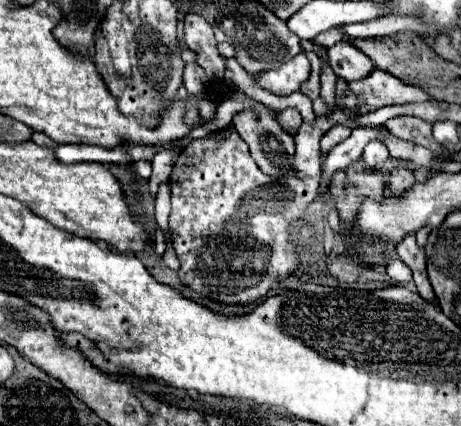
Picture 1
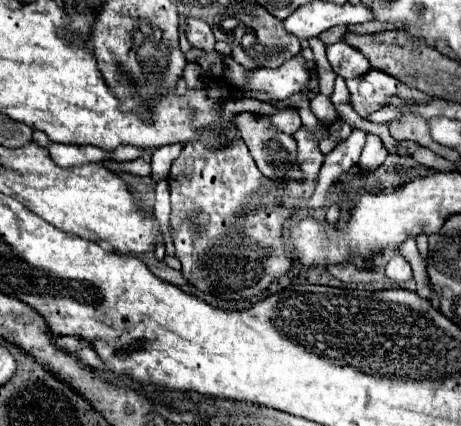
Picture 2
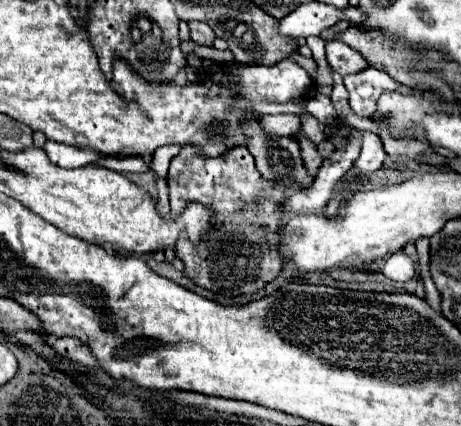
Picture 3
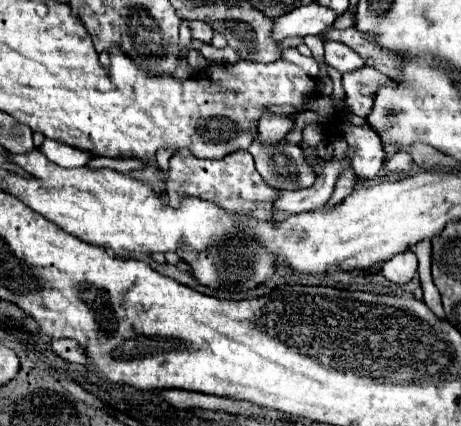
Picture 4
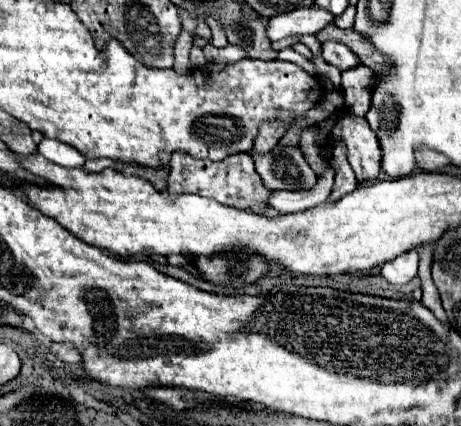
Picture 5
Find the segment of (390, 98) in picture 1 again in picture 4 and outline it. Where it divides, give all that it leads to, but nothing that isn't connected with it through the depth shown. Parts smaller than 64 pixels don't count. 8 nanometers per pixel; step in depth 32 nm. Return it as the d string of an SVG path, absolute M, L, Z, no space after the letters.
M364 66L356 72L344 74L342 84L346 88L346 104L348 104L350 112L364 118L372 112L374 98L380 92L380 88L392 86L394 82L386 74L382 74L370 66Z

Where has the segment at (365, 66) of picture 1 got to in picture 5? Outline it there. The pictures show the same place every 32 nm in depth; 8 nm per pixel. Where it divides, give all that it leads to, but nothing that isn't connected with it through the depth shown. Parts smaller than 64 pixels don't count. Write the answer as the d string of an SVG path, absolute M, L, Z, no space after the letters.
M324 42L322 44L322 58L328 64L336 66L340 72L356 68L356 66L362 64L360 58L352 50L348 50L344 44L340 44L340 42Z

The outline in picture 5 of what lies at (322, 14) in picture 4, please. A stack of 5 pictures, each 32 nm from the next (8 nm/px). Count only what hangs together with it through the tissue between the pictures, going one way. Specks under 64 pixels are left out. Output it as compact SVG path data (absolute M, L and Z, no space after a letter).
M314 4L308 6L308 8L296 8L292 12L270 18L268 38L270 40L282 40L286 36L318 34L332 20L334 20L332 12L328 12L324 8L318 8Z

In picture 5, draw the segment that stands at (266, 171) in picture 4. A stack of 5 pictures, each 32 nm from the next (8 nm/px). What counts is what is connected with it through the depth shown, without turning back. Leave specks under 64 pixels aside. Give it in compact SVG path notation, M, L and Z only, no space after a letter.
M274 146L266 154L252 148L250 154L256 162L256 172L270 190L308 190L316 184L318 176L308 166L298 146Z

